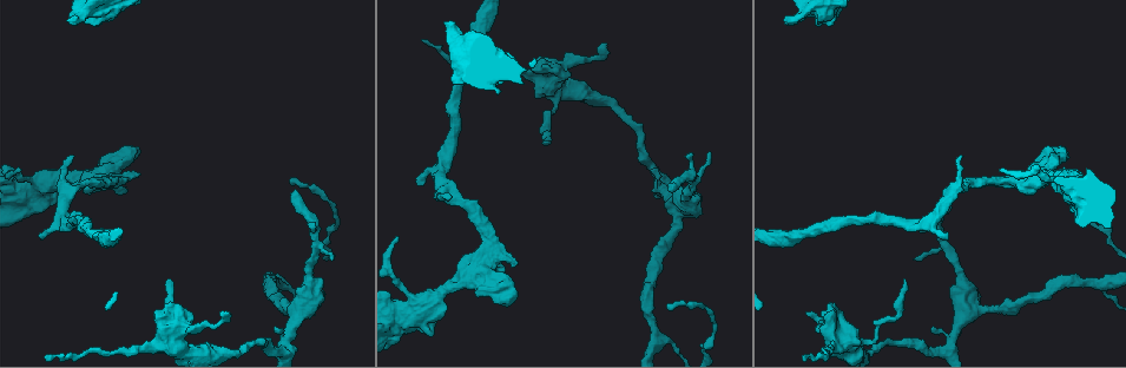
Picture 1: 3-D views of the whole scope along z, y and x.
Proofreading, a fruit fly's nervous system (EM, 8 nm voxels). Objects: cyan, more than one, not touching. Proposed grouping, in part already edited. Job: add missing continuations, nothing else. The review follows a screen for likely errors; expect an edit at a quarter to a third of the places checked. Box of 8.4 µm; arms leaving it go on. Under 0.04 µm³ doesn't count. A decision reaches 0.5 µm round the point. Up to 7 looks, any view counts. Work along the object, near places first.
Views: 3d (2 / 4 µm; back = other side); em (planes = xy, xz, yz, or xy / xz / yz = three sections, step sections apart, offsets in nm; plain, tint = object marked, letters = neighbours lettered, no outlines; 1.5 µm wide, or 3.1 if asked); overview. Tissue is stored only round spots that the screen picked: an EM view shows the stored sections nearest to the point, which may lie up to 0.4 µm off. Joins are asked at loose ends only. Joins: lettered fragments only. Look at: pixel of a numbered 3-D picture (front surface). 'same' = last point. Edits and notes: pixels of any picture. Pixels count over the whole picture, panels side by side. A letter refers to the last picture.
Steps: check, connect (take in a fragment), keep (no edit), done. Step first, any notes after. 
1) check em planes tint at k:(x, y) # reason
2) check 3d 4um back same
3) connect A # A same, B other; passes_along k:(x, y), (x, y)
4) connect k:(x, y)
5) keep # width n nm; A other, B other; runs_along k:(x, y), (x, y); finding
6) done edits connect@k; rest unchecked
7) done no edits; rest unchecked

check 3d 4um back at 1:(673, 189)

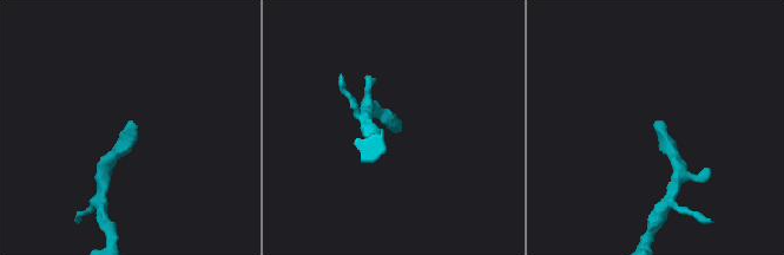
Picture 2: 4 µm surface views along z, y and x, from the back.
check em planes letters at 2:(395, 130)

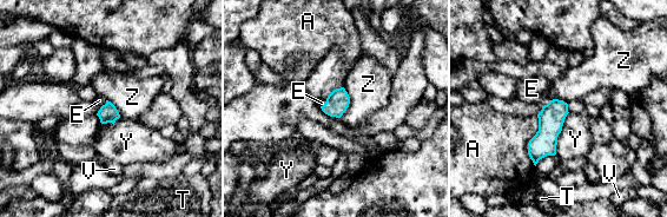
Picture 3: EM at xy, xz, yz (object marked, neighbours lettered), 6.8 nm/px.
connect E # A other, E same, T other, V other, Y other, Z other; passes_along 3:(552, 117), (548, 103), (532, 89); the neuron continues

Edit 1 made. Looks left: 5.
check overview

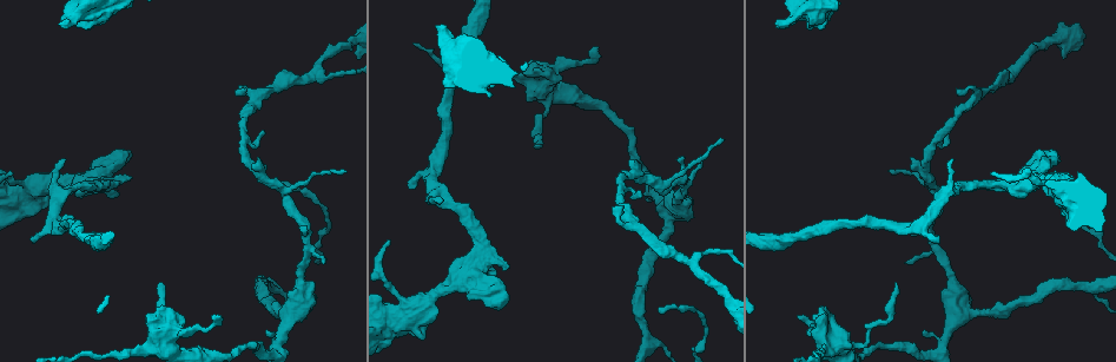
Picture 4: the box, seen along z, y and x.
check em planes tint at 4:(622, 206)

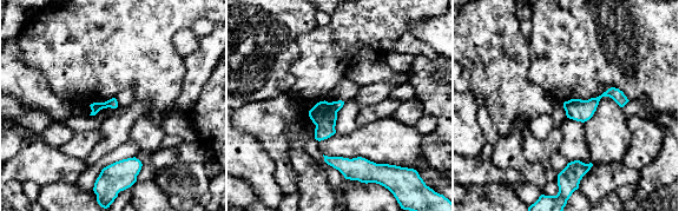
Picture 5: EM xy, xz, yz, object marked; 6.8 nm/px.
check em planes letters same # what lies round it

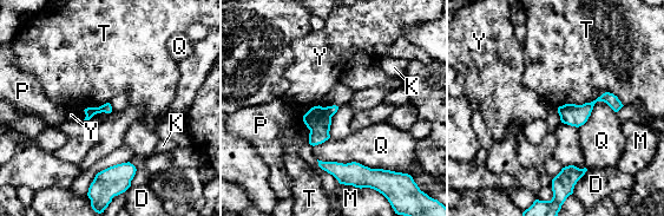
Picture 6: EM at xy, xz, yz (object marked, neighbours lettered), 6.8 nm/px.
keep # D other, K other, M other, P other, Q other, T other, Y other; runs_along 6:(618, 104), (597, 99), (585, 110), (560, 110); no lettered fragment goes on from it

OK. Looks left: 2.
check em xz step 4 letters at 4:(775, 27) # thick end

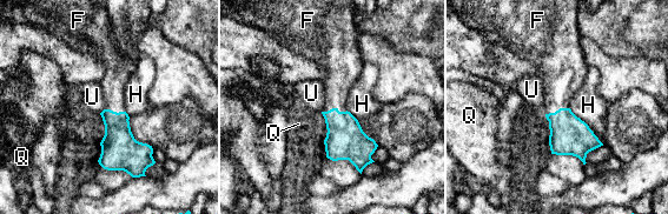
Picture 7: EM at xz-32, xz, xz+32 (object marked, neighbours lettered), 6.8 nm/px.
check em planes letters same

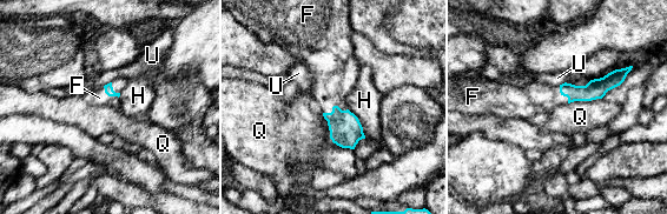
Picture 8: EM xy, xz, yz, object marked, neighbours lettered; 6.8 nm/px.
connect F # F same, H other, Q other, U other; passes_along 8:(345, 131), (334, 106), (334, 71); it goes on there

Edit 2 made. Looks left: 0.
done edits connect@3, connect@8; rest unchecked

